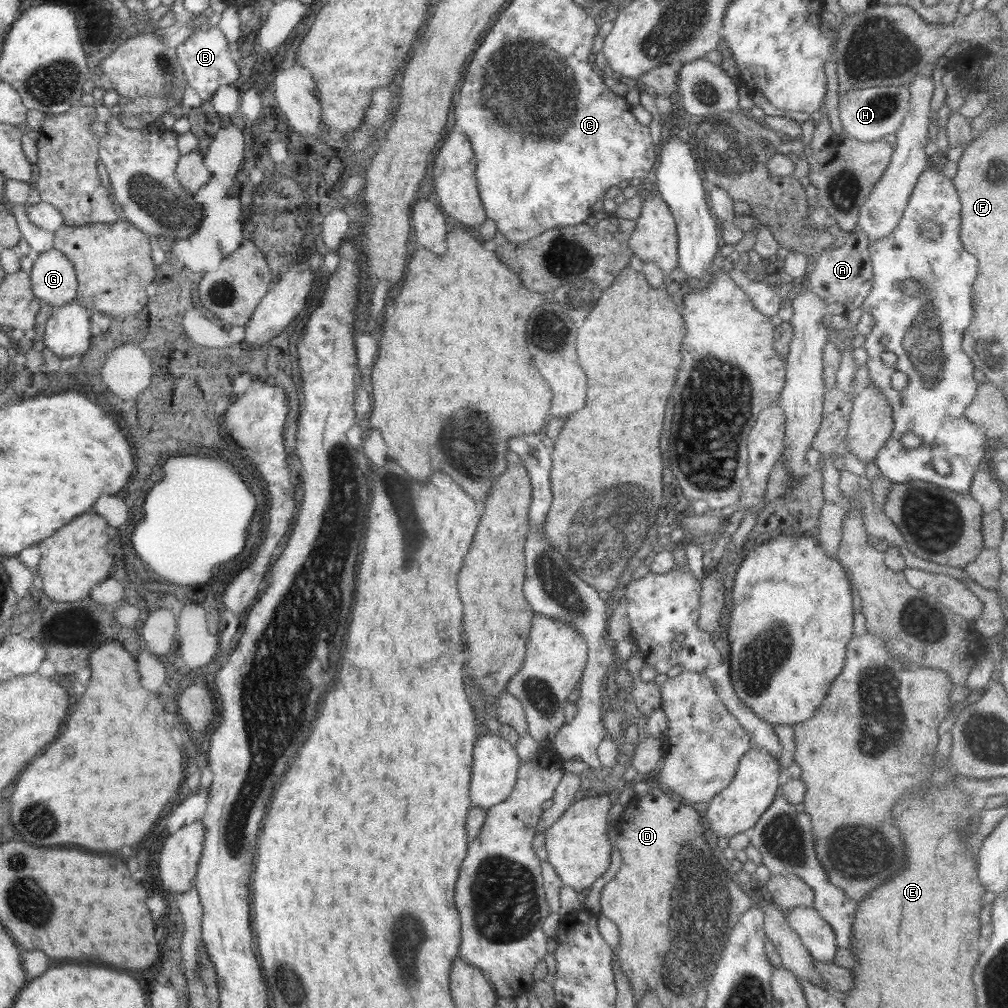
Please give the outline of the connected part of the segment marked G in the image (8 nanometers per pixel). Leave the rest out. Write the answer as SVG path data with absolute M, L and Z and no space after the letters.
M55 248L35 254L30 272L31 289L36 298L55 308L76 299L77 276L66 255Z

